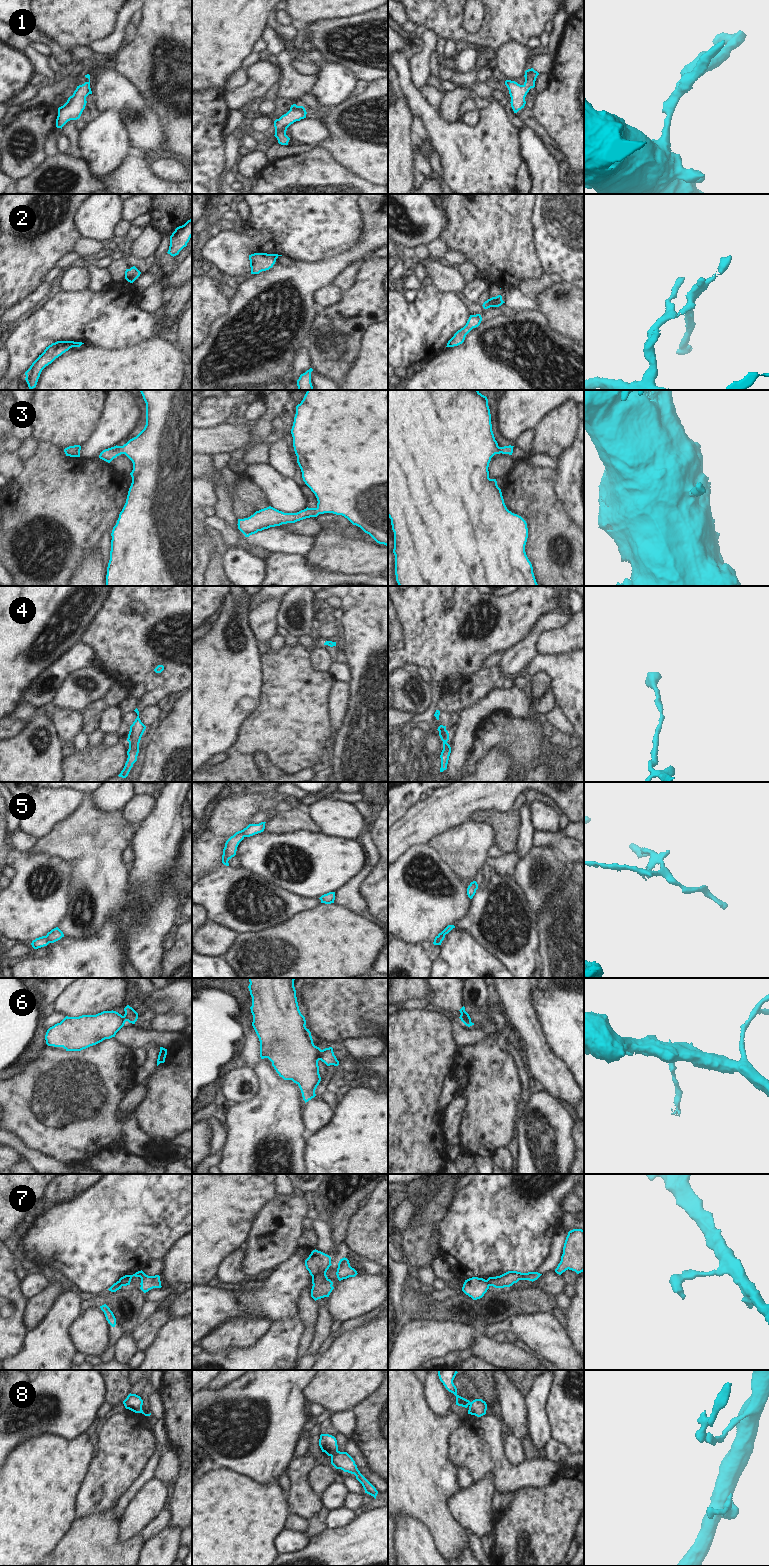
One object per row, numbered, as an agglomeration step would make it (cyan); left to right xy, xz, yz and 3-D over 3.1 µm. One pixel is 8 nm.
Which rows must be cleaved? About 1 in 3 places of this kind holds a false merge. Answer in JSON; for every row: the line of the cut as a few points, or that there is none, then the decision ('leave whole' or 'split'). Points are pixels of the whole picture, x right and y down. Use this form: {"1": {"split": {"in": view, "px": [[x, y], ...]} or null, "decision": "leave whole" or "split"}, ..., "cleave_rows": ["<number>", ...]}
{"1": {"split": null, "decision": "leave whole"}, "2": {"split": {"in": "xz", "px": [[269, 254], [275, 259]]}, "decision": "split"}, "3": {"split": null, "decision": "leave whole"}, "4": {"split": null, "decision": "leave whole"}, "5": {"split": {"in": "xy", "px": [[46, 935], [49, 942]]}, "decision": "split"}, "6": {"split": {"in": "xz", "px": [[321, 1050], [319, 1059]]}, "decision": "split"}, "7": {"split": {"in": "xz", "px": [[325, 1272], [319, 1272], [312, 1277]]}, "decision": "split"}, "8": {"split": {"in": "xz", "px": [[337, 1450], [331, 1456]]}, "decision": "split"}, "cleave_rows": ["2", "5", "6", "7", "8"]}

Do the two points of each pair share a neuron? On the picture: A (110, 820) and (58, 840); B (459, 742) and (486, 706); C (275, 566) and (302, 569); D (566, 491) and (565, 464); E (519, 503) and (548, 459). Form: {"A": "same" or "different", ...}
{"A": "same", "B": "same", "C": "same", "D": "same", "E": "different"}

